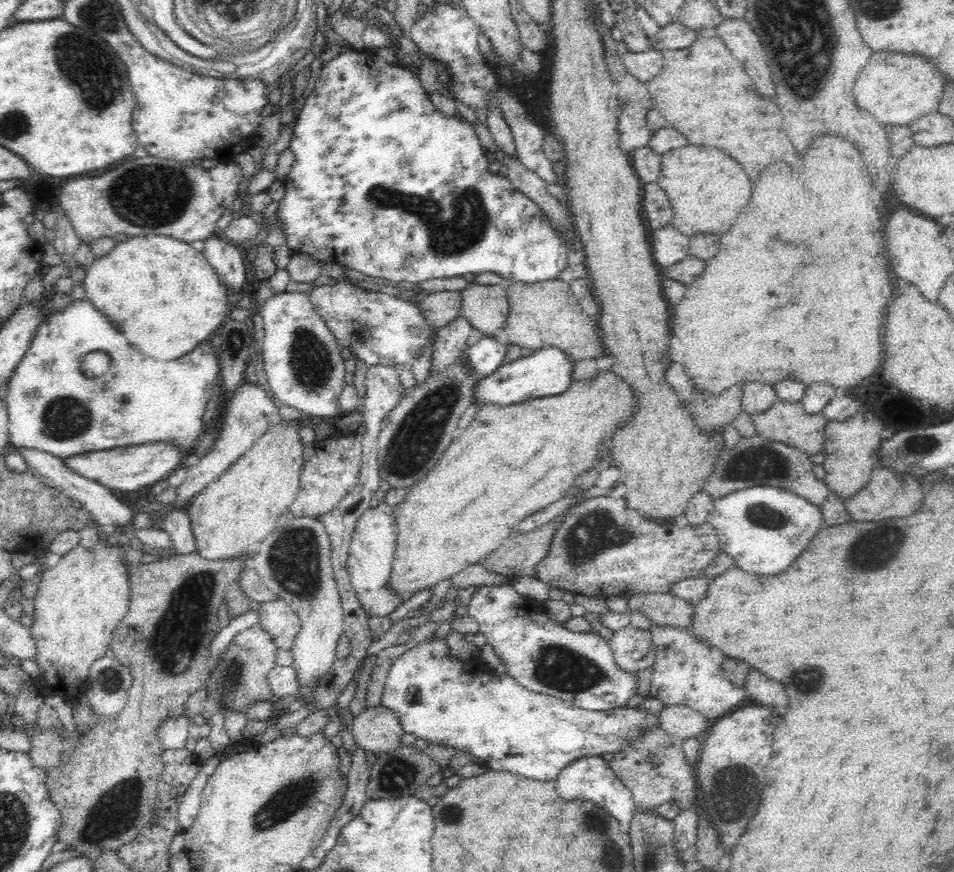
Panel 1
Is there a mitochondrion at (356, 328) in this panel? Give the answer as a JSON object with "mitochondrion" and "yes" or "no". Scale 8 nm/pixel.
{"mitochondrion":"yes"}

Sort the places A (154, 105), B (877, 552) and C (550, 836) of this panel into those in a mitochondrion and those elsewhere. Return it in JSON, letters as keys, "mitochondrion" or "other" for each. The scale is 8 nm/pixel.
{"A":"other","B":"mitochondrion","C":"other"}

